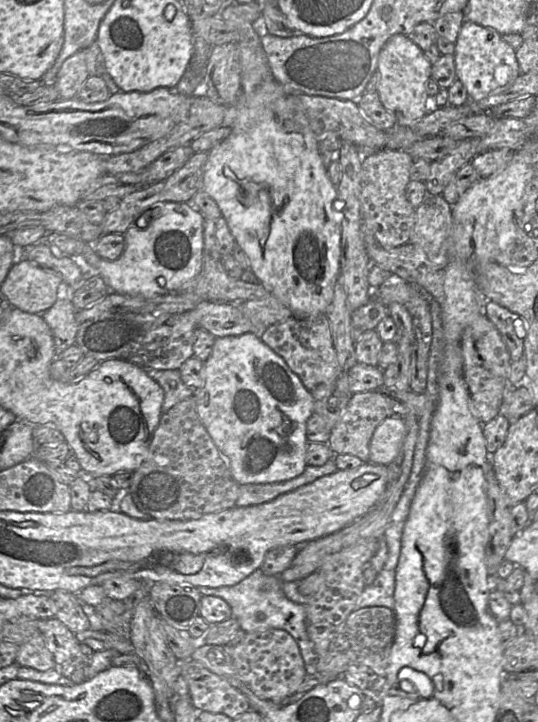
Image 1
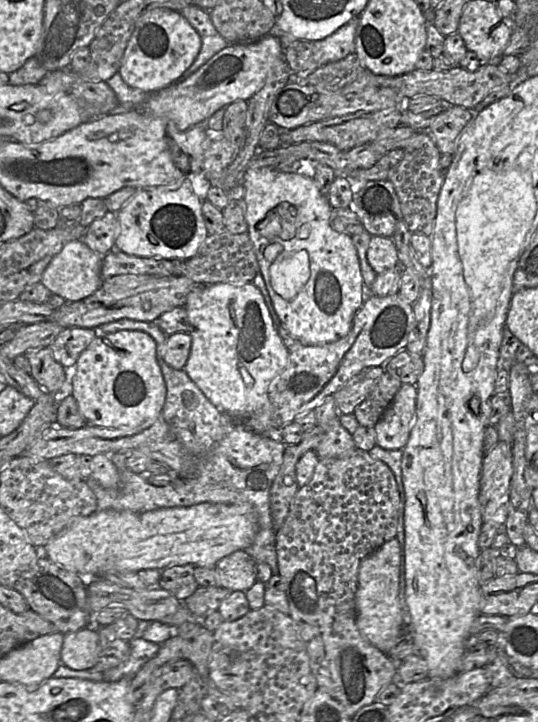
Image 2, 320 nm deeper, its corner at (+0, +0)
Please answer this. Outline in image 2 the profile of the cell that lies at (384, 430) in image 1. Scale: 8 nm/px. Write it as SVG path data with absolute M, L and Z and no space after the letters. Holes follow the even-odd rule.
M401 383L391 404L373 427L375 445L387 450L403 449L413 425L416 397L415 385Z

